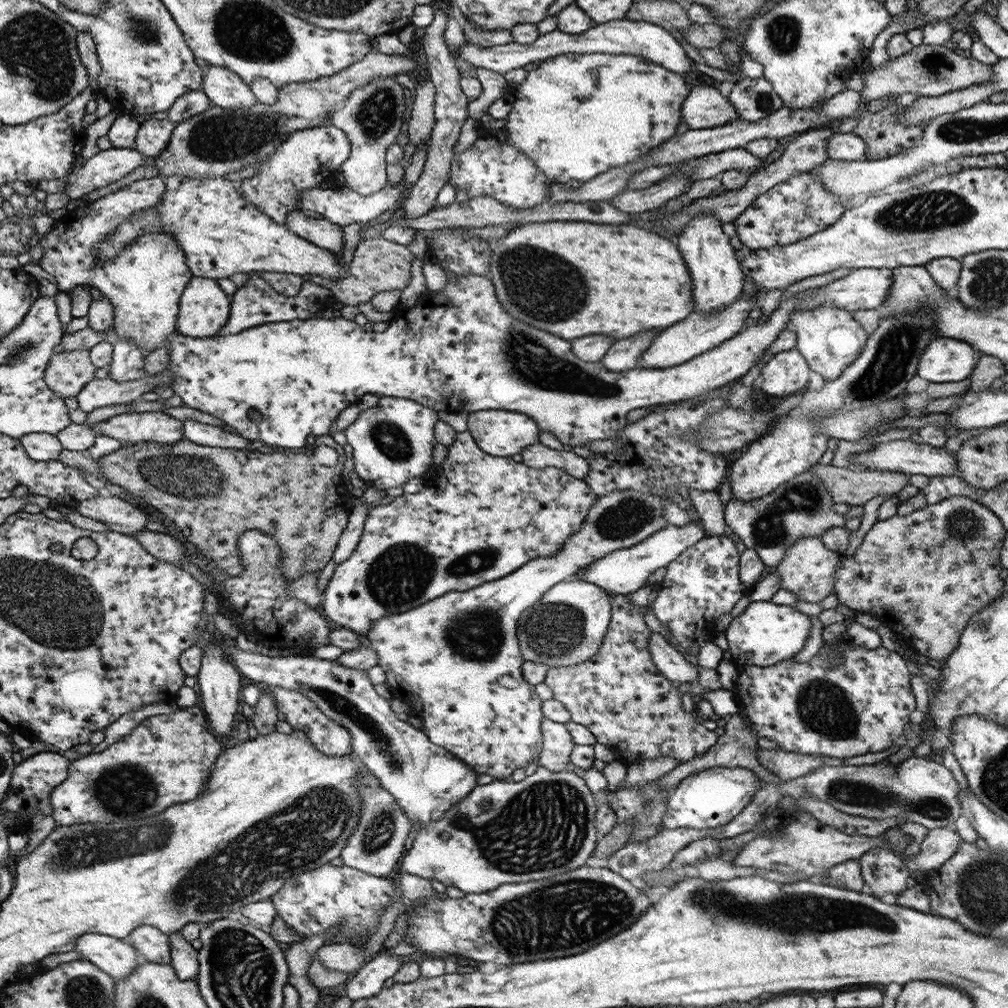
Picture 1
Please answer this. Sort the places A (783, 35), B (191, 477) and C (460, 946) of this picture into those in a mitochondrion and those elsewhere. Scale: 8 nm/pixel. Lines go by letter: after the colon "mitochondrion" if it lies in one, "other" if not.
A: mitochondrion
B: mitochondrion
C: other

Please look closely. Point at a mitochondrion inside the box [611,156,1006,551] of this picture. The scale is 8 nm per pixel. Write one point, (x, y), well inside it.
(899, 346)

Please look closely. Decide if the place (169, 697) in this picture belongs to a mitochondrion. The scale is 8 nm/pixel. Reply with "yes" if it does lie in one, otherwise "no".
no

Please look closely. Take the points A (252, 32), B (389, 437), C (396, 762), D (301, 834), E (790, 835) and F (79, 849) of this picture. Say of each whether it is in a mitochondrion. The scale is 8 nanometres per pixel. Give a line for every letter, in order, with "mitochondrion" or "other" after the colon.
A: mitochondrion
B: mitochondrion
C: mitochondrion
D: mitochondrion
E: other
F: mitochondrion

